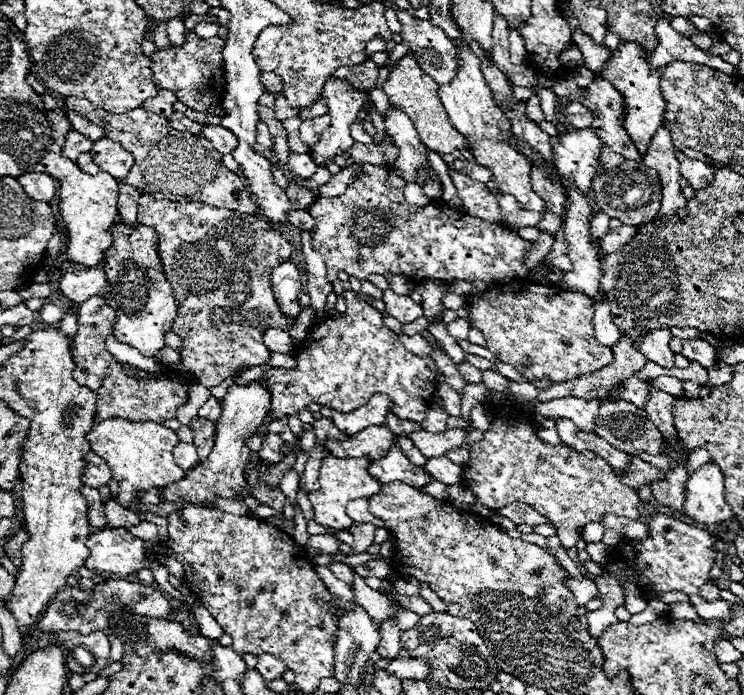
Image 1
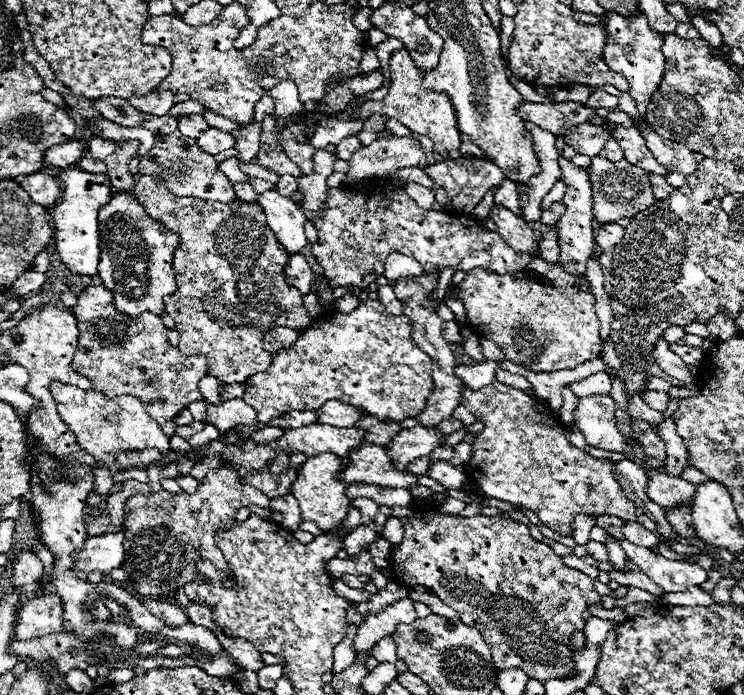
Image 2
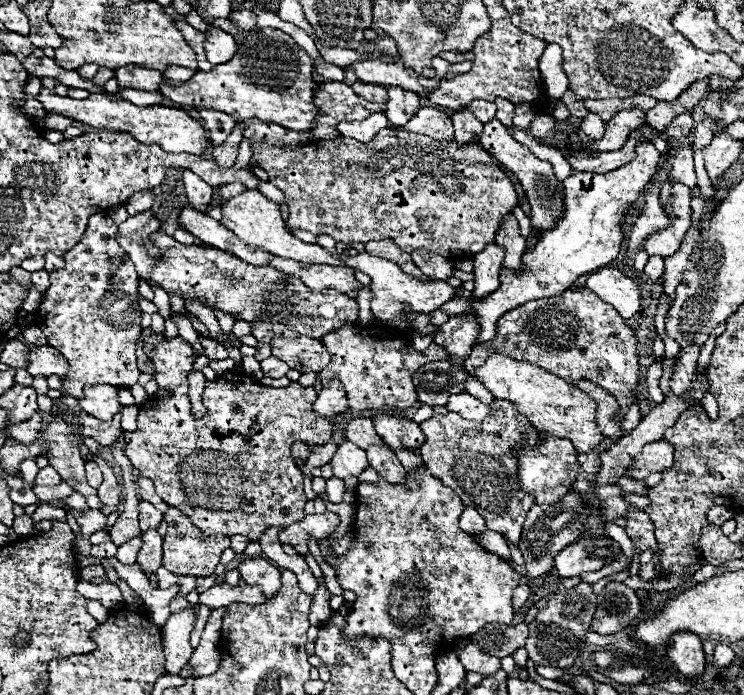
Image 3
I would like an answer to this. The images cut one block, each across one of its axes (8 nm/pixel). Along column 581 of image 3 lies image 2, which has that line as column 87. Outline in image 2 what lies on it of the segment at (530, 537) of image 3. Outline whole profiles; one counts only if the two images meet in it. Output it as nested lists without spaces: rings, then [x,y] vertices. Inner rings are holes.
[[[94,492],[88,494],[86,506],[84,506],[84,524],[88,530],[88,536],[102,536],[108,532],[110,516],[106,508],[106,500]]]

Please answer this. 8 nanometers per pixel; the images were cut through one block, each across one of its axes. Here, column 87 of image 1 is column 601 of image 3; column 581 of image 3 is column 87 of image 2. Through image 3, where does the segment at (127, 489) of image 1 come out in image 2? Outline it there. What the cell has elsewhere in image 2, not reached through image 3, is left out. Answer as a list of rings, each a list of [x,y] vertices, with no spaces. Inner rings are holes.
[[[50,382],[50,392],[58,406],[60,418],[76,434],[78,444],[88,454],[98,458],[98,462],[104,462],[110,474],[120,472],[114,460],[116,452],[146,450],[146,448],[158,448],[166,452],[170,448],[170,438],[162,432],[160,424],[144,410],[142,402],[136,396],[122,394],[122,396],[106,398],[106,394],[100,394],[96,390],[80,390],[76,386],[62,384],[62,382]]]

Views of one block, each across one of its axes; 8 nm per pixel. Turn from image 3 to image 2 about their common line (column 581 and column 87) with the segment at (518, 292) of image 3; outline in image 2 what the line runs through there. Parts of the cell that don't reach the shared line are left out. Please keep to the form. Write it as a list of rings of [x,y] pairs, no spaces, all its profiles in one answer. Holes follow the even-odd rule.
[[[50,168],[59,173],[62,180],[62,198],[54,210],[54,238],[60,260],[66,268],[78,276],[96,276],[100,260],[100,236],[98,236],[98,208],[110,202],[112,186],[106,174],[90,174],[70,168]]]

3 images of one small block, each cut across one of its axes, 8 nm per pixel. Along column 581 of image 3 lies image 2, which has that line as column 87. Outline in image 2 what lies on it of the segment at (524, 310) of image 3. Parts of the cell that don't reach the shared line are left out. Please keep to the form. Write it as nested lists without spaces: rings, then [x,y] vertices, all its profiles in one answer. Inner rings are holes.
[[[88,286],[78,294],[74,316],[78,322],[78,350],[70,362],[72,370],[82,374],[92,382],[94,390],[104,392],[108,398],[118,394],[134,394],[140,398],[140,402],[148,408],[146,412],[156,418],[158,424],[166,424],[174,420],[182,408],[186,408],[190,402],[204,400],[198,384],[208,372],[208,358],[206,356],[186,356],[176,346],[168,344],[168,328],[162,324],[162,320],[152,312],[142,312],[136,318],[130,318],[116,310],[114,306],[114,294],[100,286]]]

